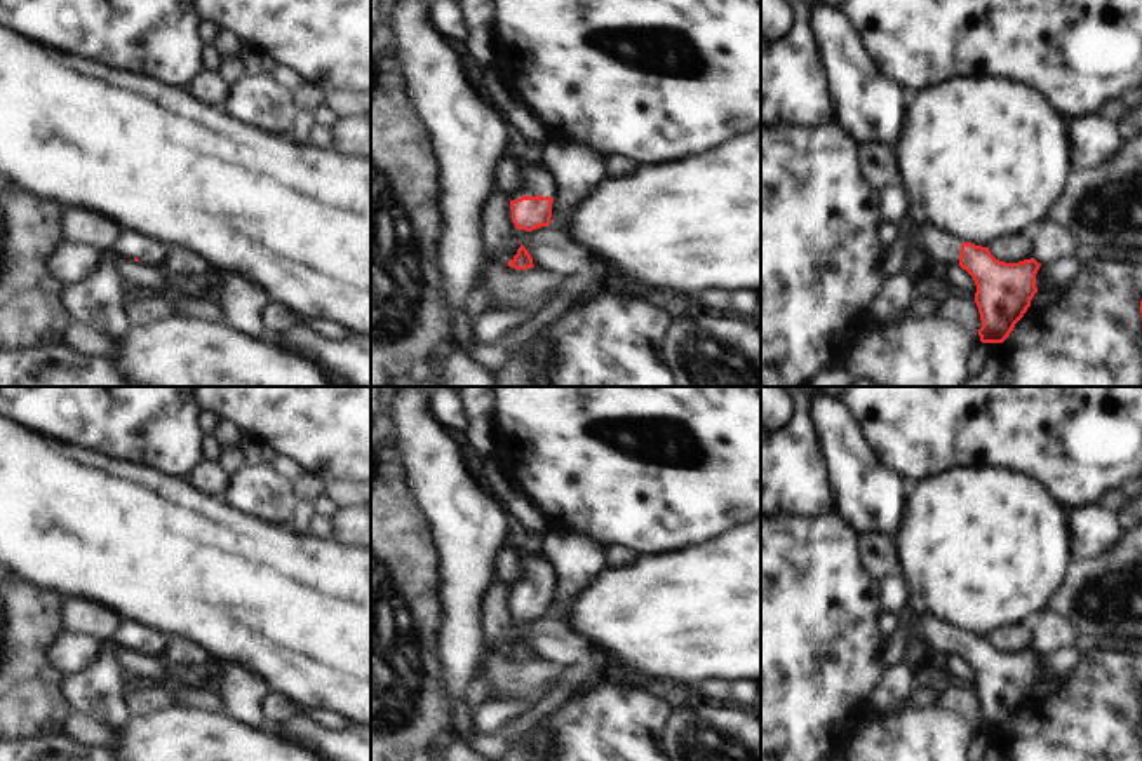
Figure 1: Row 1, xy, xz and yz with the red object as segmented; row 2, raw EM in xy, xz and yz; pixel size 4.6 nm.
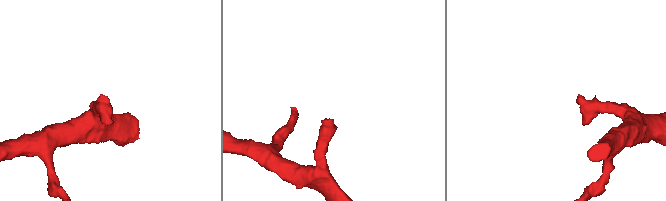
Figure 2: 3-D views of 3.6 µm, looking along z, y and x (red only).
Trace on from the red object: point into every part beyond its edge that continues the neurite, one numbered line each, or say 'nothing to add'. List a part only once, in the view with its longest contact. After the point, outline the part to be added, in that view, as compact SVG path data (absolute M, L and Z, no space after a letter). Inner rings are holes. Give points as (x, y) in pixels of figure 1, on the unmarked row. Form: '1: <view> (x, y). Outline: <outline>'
1: xz (533, 570). Outline: M531 554L519 559L517 578L508 587L510 590L517 590L524 585L555 587L555 575L540 554Z

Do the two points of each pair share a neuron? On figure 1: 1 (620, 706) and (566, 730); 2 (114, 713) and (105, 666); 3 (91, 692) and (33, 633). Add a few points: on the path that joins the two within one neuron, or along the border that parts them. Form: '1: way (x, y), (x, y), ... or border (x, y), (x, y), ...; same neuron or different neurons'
1: way (606, 720), (596, 730), (580, 730); same neuron
2: way (108, 700), (105, 678); same neuron
3: border (65, 676), (65, 699), (73, 709); different neurons

